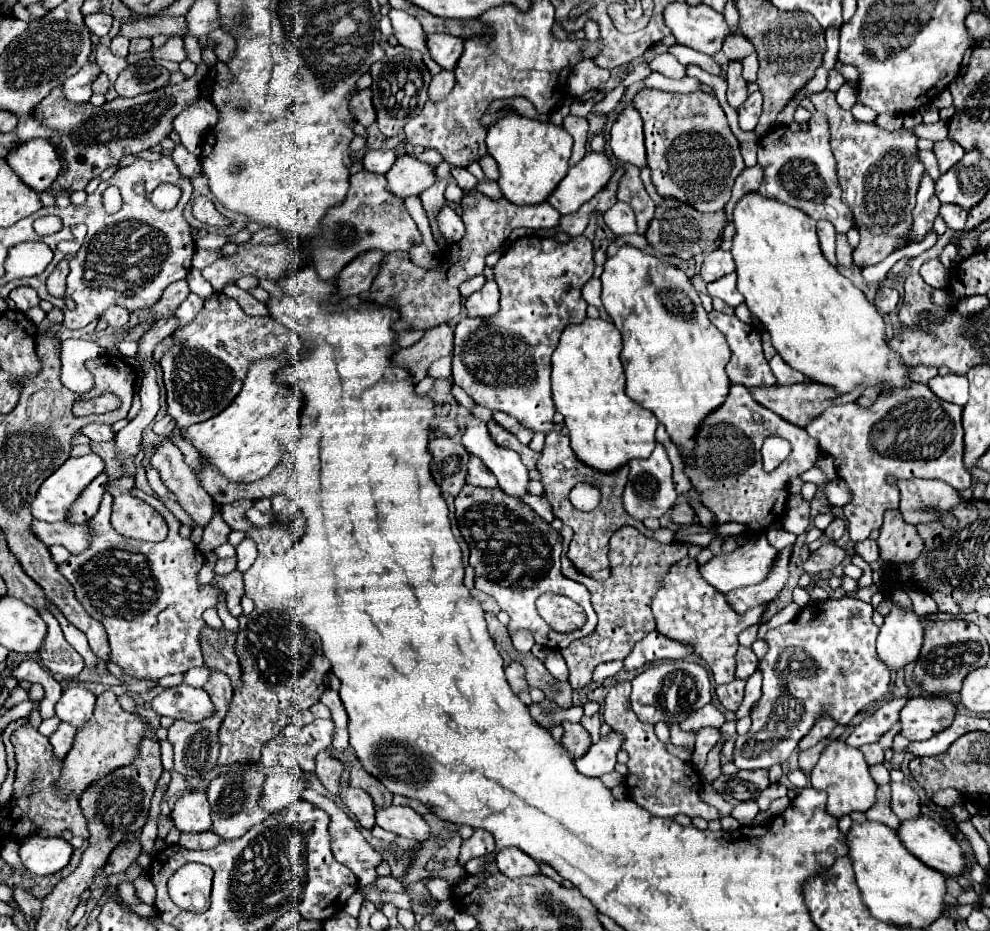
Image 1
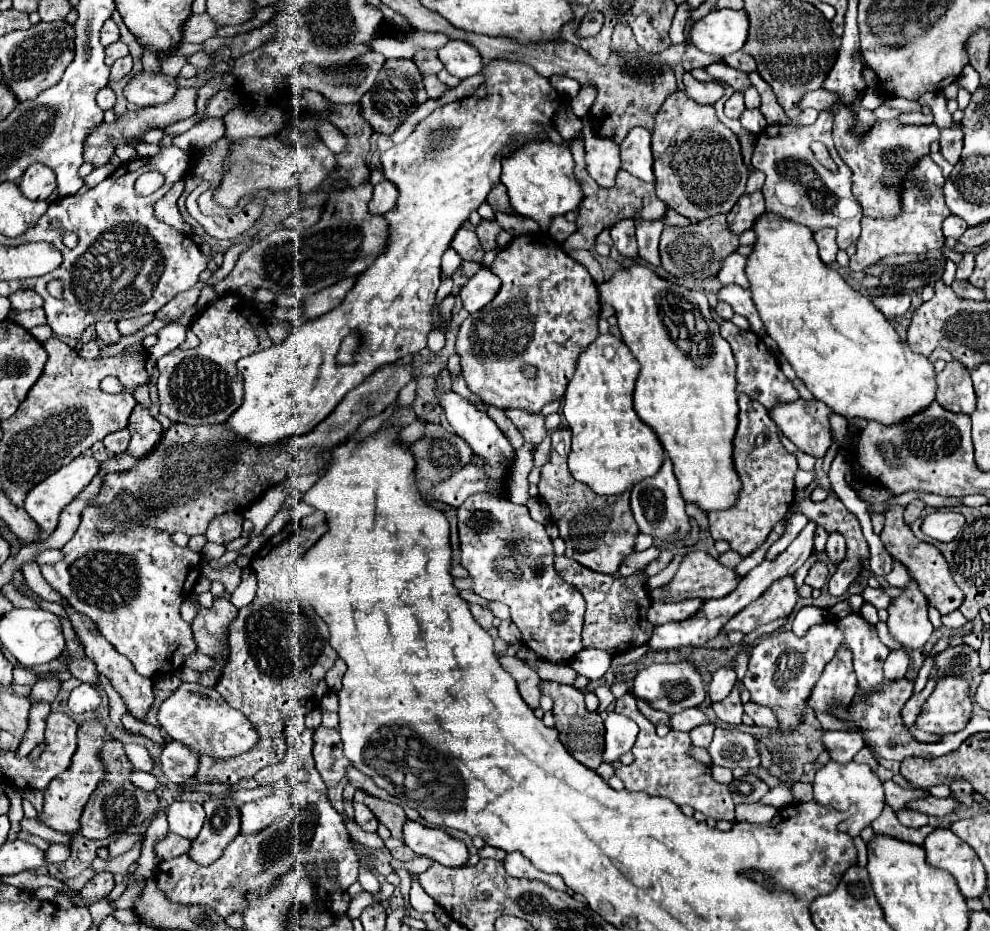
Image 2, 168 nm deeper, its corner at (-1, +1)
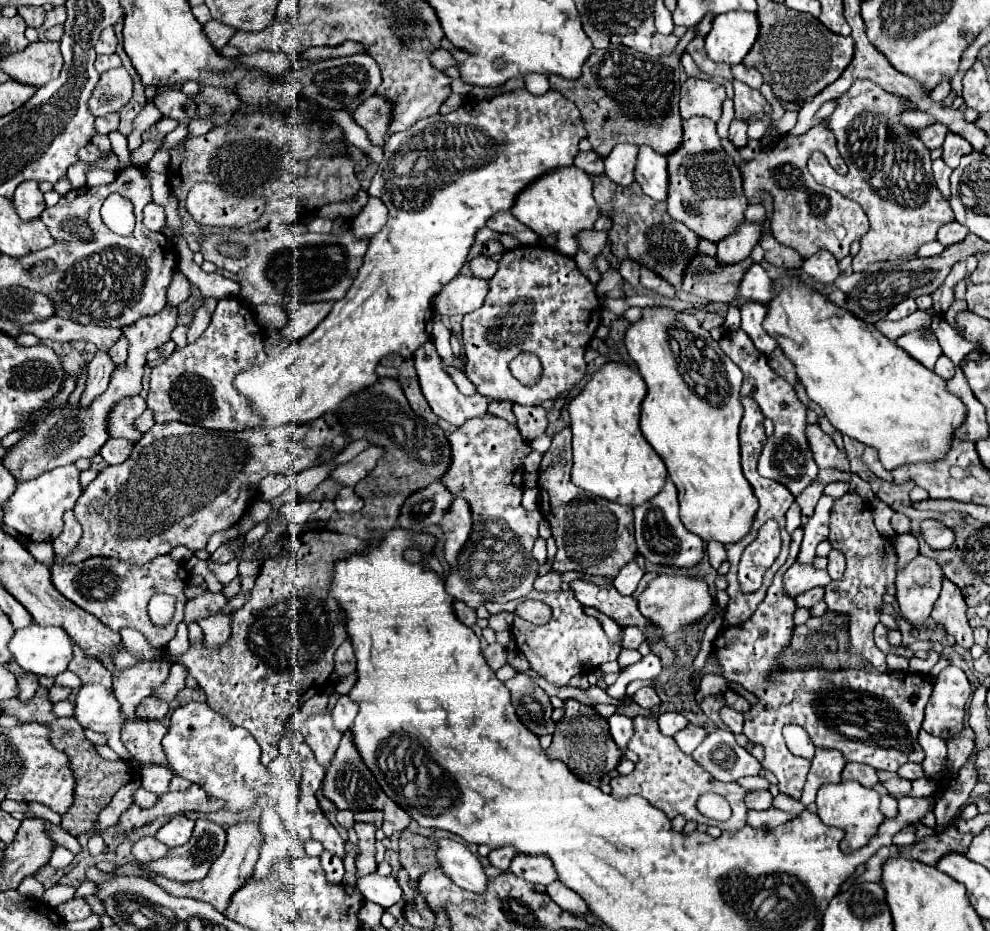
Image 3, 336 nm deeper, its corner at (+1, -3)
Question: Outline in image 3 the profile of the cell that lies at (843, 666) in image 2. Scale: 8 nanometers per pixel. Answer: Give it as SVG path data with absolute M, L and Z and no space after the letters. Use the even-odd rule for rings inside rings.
M847 492L841 498L835 500L835 508L831 512L831 534L829 542L833 550L839 550L845 554L847 570L841 580L829 582L825 586L825 602L831 606L833 612L845 612L849 614L849 652L865 656L873 668L878 672L887 670L887 658L885 654L875 646L873 642L873 628L879 622L879 612L885 604L883 596L887 590L895 594L895 572L897 572L897 554L893 540L883 538L875 524L871 506L867 500L857 496L855 492Z

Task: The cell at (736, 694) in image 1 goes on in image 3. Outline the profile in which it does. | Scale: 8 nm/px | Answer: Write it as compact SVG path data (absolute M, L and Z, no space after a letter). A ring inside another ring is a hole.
M723 706L723 708L719 710L719 718L721 718L721 722L723 722L733 734L741 734L741 730L743 730L743 714L735 712L735 710L729 708L729 706Z

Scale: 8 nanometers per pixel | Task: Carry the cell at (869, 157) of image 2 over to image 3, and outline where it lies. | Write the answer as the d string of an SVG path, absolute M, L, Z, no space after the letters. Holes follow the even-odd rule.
M933 124L933 126L929 126L929 128L919 130L919 136L921 136L923 144L925 144L929 150L933 150L933 148L941 148L947 132L949 132L949 128L947 128L945 124Z

